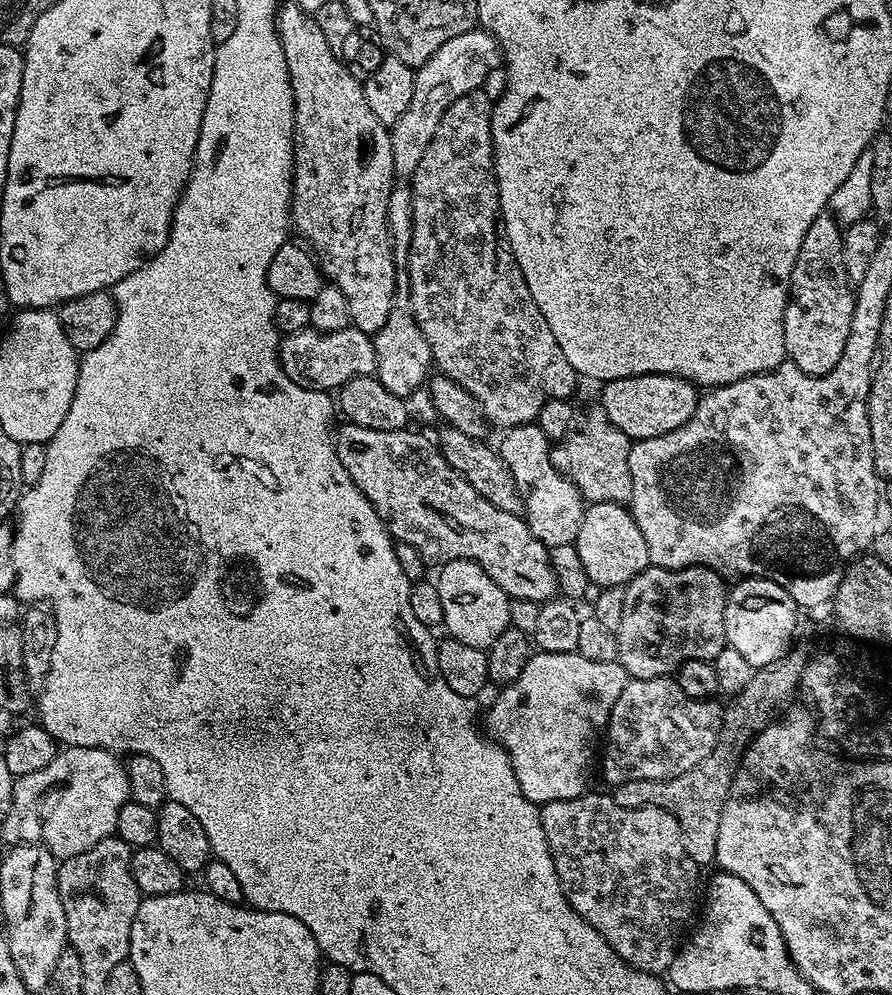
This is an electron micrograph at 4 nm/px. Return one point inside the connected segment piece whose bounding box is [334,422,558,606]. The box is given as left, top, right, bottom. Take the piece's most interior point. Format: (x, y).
(423, 502)

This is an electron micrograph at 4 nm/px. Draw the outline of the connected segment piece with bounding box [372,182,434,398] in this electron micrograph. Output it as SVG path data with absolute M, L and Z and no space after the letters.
M400 182L393 187L390 198L386 202L386 222L396 267L396 289L394 290L394 302L390 306L390 318L386 318L382 330L378 330L372 336L372 345L376 355L375 377L382 382L382 386L386 386L386 390L390 390L390 394L398 394L407 398L425 387L434 368L430 342L426 342L426 334L422 334L414 318L414 310L410 302L408 263L410 262L410 238L412 237L412 189L407 183Z

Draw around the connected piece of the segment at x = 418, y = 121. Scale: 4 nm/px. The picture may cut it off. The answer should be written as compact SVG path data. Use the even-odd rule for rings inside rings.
M475 28L444 42L422 67L415 69L414 95L410 98L410 106L406 106L402 118L398 118L398 122L391 125L390 128L394 170L397 177L410 178L415 174L418 170L418 162L422 162L422 154L426 154L426 146L430 146L430 138L434 138L434 130L438 130L438 126L442 123L442 114L446 114L446 110L454 102L458 102L458 98L471 92L481 91L487 75L495 68L501 67L502 59L503 52L501 52L495 36L485 29Z

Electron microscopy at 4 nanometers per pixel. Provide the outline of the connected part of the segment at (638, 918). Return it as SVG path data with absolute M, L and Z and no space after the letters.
M585 791L584 795L578 798L550 802L540 808L542 830L546 834L546 842L554 862L554 870L558 874L562 890L566 894L572 909L584 919L586 924L592 927L593 932L597 932L600 938L616 951L617 956L623 958L625 964L628 964L638 972L649 974L656 974L655 972L660 972L660 974L667 973L670 962L674 962L676 953L681 947L682 937L685 935L684 927L687 926L688 919L692 916L692 911L694 911L694 916L698 908L698 900L696 904L696 891L699 888L701 891L702 888L702 880L700 884L701 869L692 861L690 854L686 854L686 846L682 838L682 826L678 826L678 818L674 818L674 814L670 814L661 808L627 808L626 806L618 806L618 802L614 802L611 795L604 793L603 796L600 792L592 791Z

